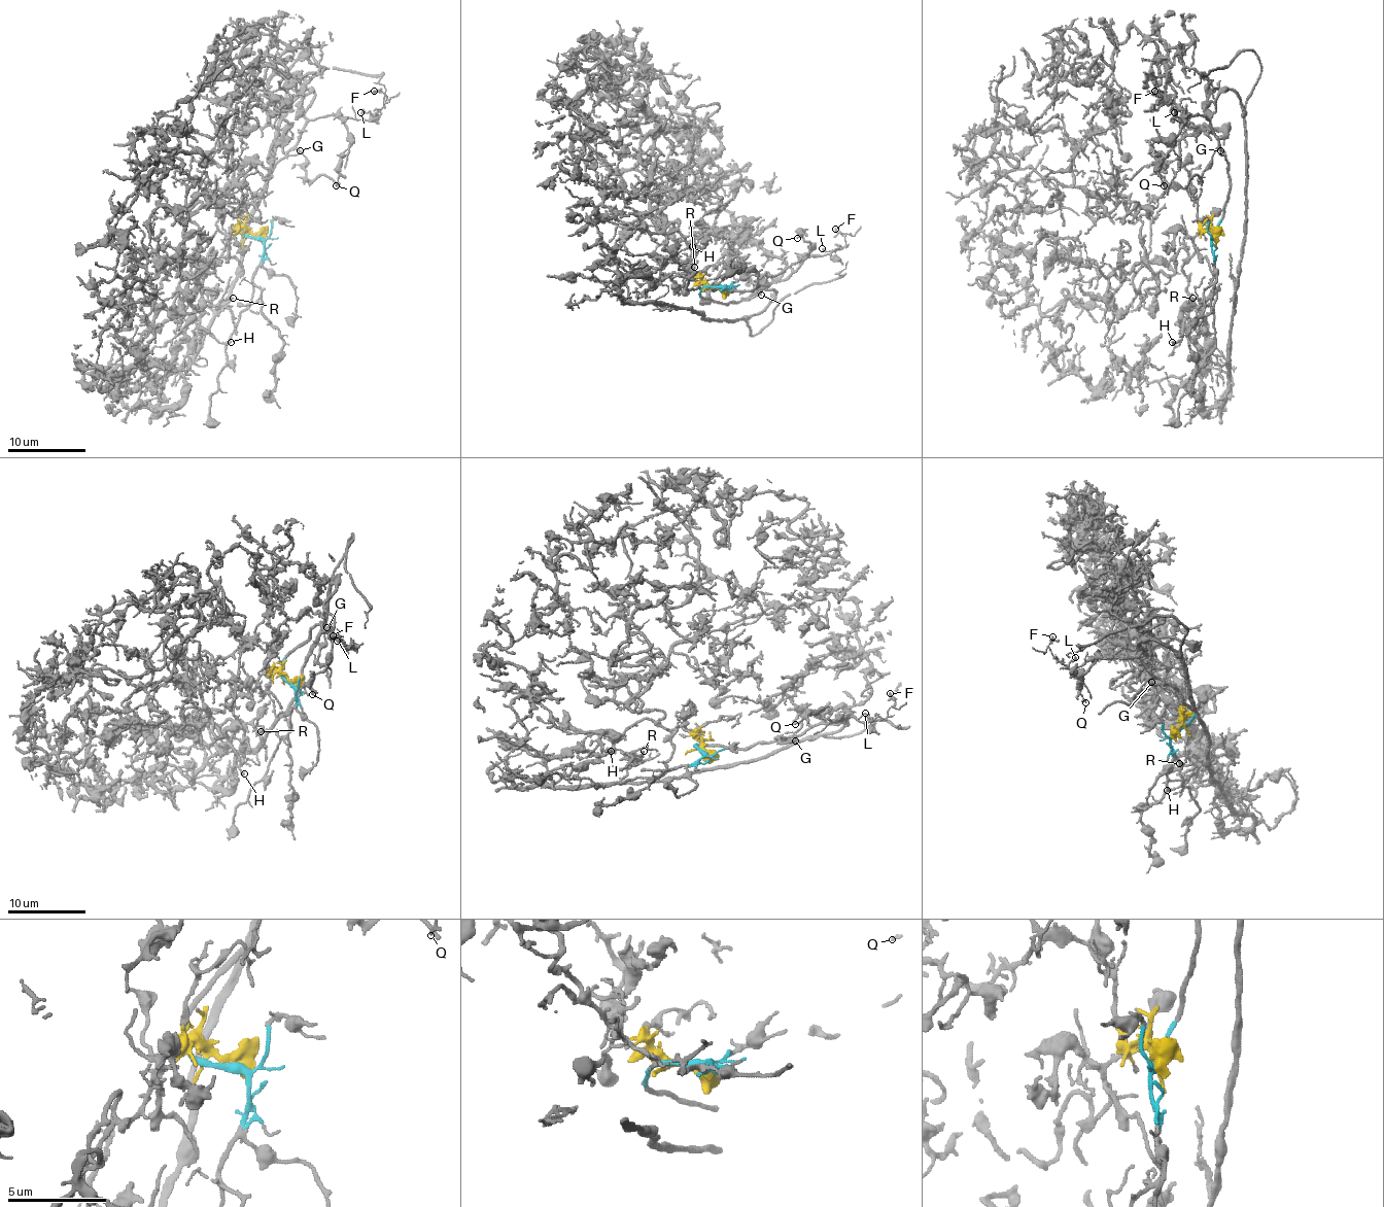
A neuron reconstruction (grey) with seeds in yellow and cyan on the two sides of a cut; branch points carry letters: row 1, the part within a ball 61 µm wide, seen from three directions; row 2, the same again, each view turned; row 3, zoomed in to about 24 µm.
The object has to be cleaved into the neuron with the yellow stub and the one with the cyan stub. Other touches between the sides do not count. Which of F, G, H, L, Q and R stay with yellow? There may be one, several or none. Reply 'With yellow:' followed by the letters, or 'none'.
With yellow: H, R

